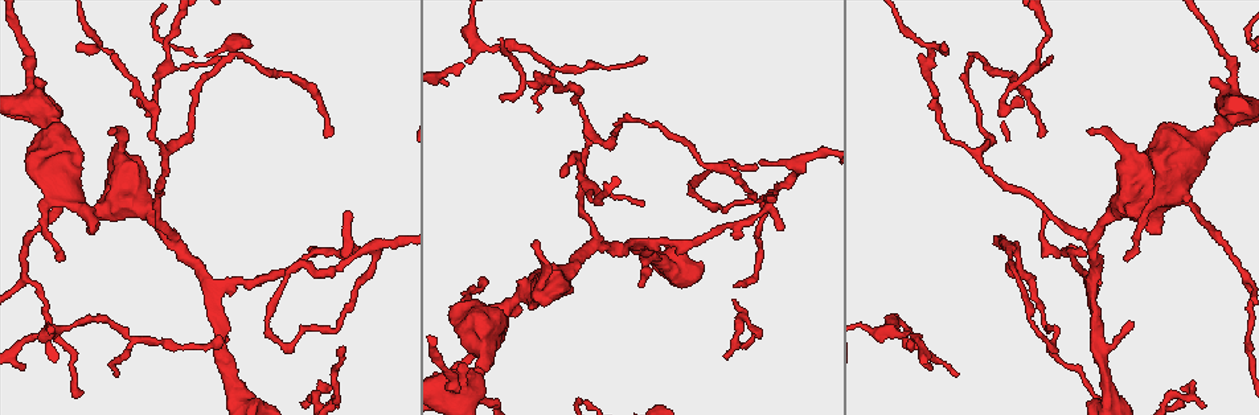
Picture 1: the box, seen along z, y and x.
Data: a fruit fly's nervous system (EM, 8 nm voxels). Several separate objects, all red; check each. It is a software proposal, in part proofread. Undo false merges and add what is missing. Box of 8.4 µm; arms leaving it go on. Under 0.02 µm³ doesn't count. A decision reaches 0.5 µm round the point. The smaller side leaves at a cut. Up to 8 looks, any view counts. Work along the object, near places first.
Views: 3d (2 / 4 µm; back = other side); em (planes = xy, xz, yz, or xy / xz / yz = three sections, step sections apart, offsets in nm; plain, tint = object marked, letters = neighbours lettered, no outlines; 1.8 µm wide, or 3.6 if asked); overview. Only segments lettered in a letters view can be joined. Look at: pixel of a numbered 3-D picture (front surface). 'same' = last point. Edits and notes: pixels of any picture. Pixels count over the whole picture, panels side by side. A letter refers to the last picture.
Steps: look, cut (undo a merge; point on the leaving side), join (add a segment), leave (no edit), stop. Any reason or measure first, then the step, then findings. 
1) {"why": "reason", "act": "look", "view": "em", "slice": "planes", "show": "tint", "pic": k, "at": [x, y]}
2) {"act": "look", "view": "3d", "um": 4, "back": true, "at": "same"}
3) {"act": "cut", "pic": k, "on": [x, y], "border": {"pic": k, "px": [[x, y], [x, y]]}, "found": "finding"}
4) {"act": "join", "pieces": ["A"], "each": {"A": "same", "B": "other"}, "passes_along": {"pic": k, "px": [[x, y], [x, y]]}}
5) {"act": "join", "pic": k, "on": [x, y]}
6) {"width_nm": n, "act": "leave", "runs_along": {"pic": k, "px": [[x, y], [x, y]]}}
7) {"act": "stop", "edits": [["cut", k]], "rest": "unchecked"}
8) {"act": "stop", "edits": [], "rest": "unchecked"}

{"why": "arms run side by side", "act": "look", "view": "3d", "um": 4, "pic": 1, "at": [1200, 143]}

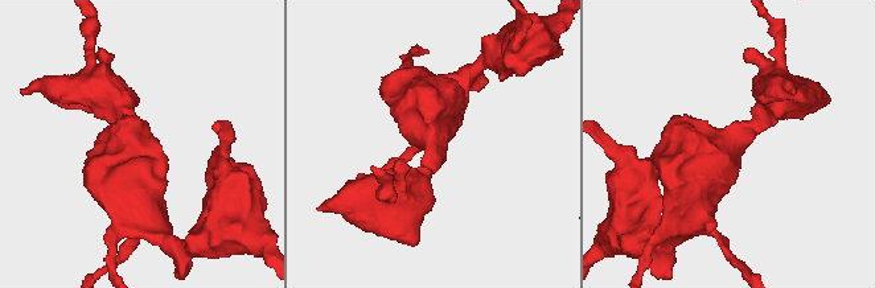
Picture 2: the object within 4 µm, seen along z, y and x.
{"arms": 4, "act": "look", "view": "em", "um": 3.6, "slice": "planes", "show": "plain", "pic": 2, "at": [722, 142]}

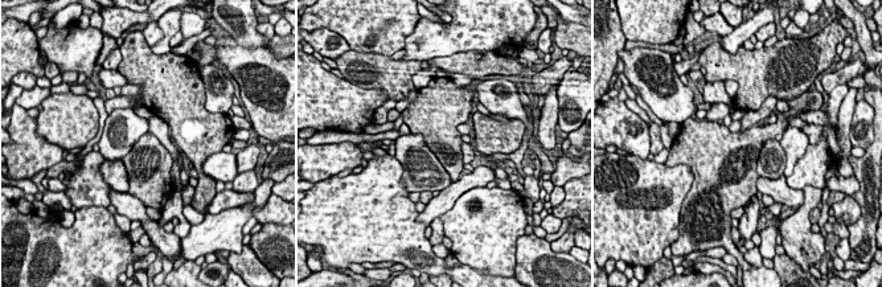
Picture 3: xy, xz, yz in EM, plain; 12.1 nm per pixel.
{"act": "look", "view": "em", "um": 3.6, "slice": "planes", "show": "letters", "at": "same"}

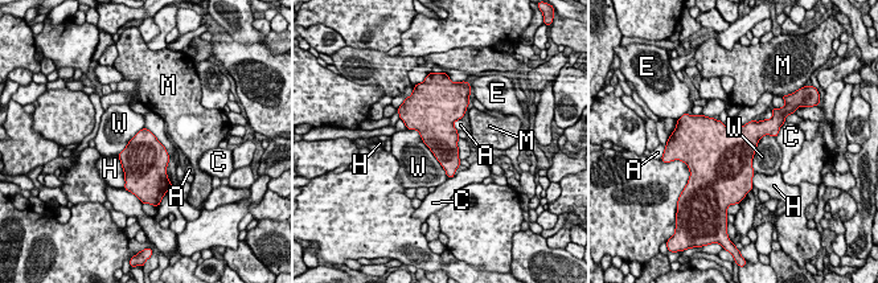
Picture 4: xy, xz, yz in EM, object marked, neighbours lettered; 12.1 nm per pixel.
{"longest_contact_nm": ["W", 800], "act": "leave", "each": {"A": "other", "C": "other", "E": "other", "H": "other", "M": "other", "W": "other"}, "border": {"pic": 4, "px": [[406, 127], [419, 134], [448, 177]]}, "found": "continuous, no second neuron"}

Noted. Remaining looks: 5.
{"why": "free end", "act": "look", "view": "3d", "um": 2, "pic": 1, "at": [137, 99]}

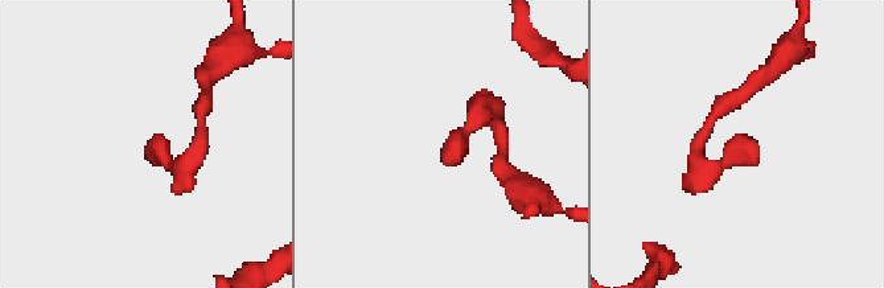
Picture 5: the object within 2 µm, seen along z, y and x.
{"act": "look", "view": "em", "slice": "xz", "step": 8, "show": "letters", "pic": 5, "at": [753, 141]}

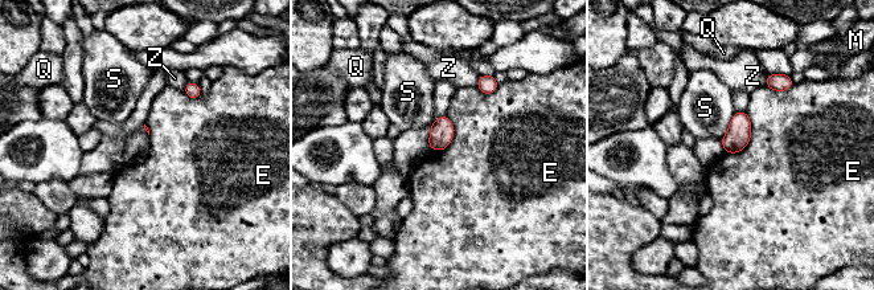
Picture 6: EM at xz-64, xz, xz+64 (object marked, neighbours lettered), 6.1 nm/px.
{"why": "cut it another way", "act": "look", "view": "em", "slice": "planes", "show": "letters", "at": "same"}

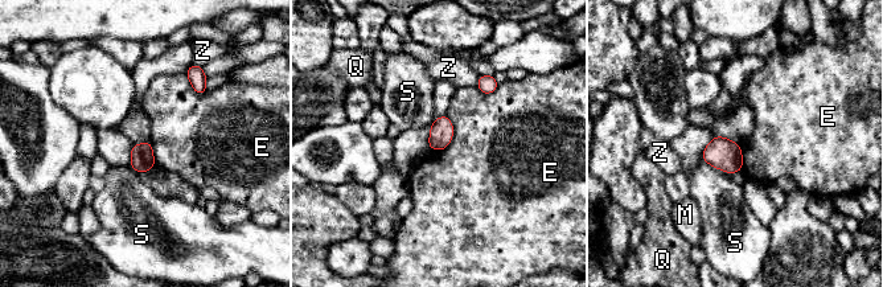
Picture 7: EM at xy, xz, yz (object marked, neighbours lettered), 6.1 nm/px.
{"width_nm": 140, "longest_contact_nm": ["E", 220], "act": "leave", "each": {"E": "other", "M": "other", "Q": "other", "S": "other", "Z": "other"}, "found": "none of them fits"}

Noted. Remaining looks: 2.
{"why": "sharp bend", "act": "look", "view": "em", "slice": "planes", "show": "letters", "pic": 1, "at": [1059, 253]}

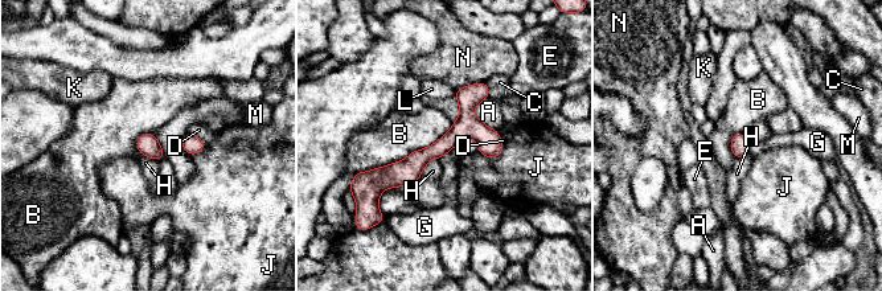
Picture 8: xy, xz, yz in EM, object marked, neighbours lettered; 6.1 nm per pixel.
{"width_nm": 110, "act": "leave", "each": {"A": "other", "B": "other", "C": "other", "D": "other", "E": "other", "G": "other", "H": "other", "J": "other", "K": "other", "L": "other", "M": "other", "N": "other"}, "border": {"pic": 8, "px": [[452, 123], [431, 144], [357, 173]]}, "found": "one neuron here"}

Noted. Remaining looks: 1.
{"act": "stop", "edits": [], "rest": "unchecked"}

